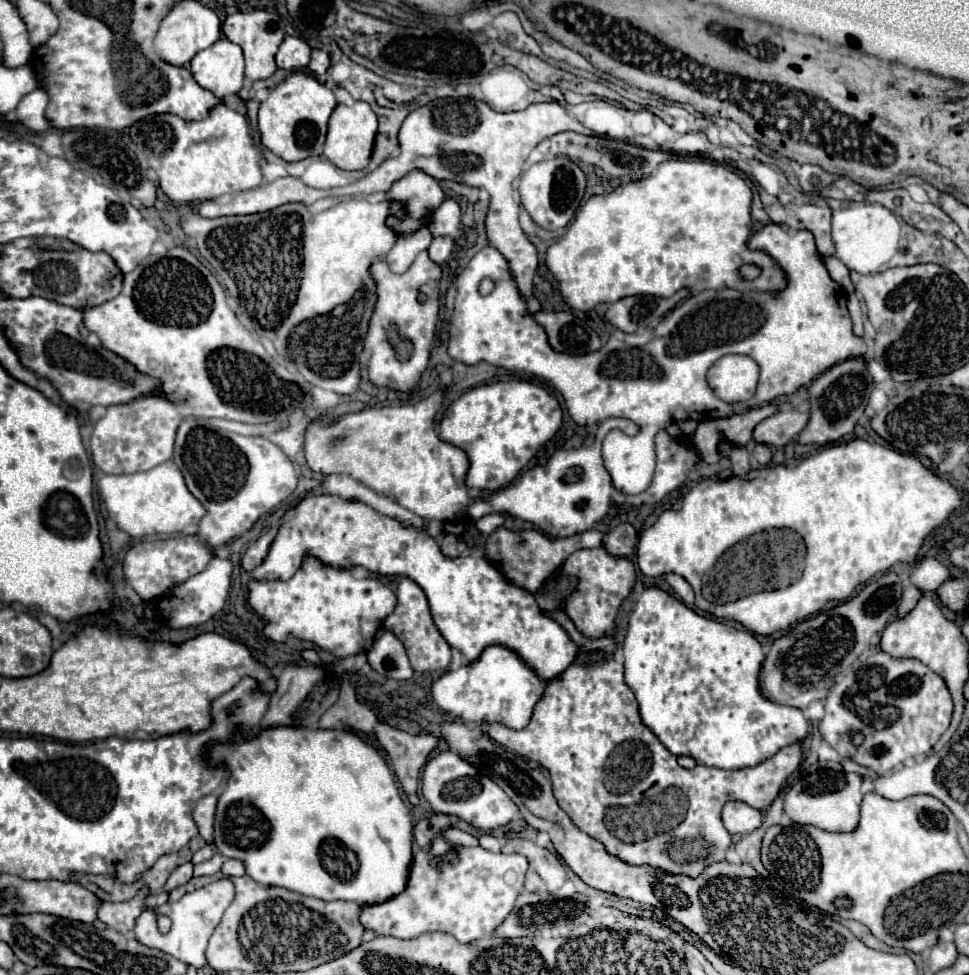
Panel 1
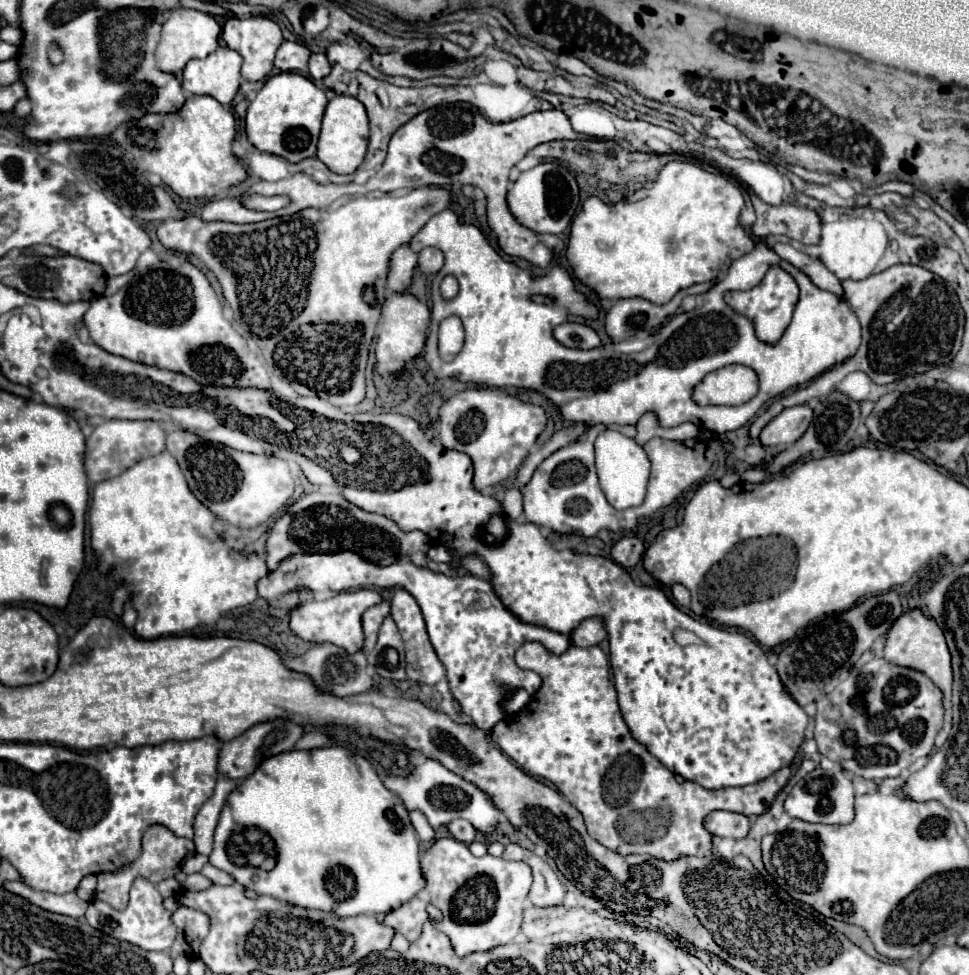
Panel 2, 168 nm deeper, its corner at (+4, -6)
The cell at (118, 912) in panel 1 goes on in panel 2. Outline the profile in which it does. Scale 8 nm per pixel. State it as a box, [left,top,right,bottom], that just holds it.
[86,878,176,952]

